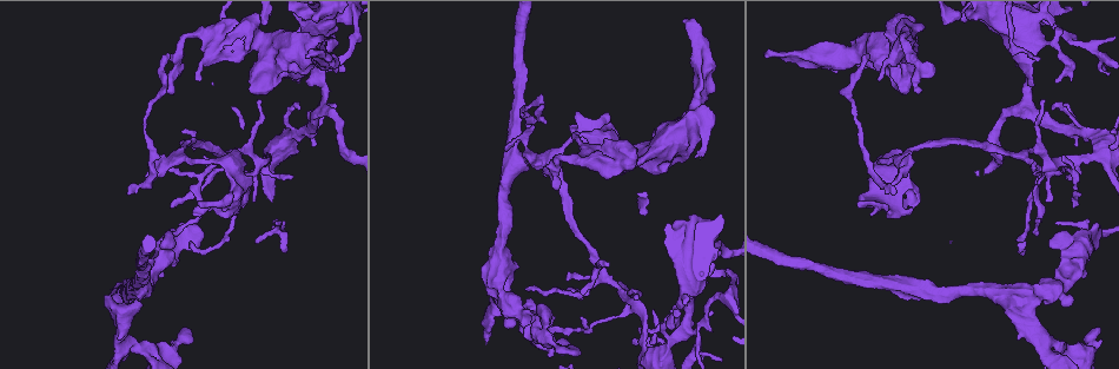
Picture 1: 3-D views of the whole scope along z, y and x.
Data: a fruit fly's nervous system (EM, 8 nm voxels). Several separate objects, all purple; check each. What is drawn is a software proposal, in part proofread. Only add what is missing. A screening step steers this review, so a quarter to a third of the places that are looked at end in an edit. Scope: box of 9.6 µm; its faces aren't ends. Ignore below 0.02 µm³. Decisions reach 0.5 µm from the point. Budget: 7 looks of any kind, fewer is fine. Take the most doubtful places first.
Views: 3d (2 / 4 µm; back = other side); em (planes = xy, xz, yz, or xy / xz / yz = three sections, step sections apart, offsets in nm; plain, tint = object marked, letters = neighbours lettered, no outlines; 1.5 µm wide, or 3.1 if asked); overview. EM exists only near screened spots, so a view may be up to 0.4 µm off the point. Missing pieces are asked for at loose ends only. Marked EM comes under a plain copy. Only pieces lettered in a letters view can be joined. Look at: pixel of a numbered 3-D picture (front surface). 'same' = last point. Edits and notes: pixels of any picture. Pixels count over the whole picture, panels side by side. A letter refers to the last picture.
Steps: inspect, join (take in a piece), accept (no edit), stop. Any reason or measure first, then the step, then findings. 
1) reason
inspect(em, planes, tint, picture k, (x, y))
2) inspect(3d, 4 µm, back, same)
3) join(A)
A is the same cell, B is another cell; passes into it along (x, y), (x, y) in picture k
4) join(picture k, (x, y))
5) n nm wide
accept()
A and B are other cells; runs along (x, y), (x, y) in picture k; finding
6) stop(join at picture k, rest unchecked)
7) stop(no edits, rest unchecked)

free end
inspect(em, planes, letters, picture 1, (917, 90))

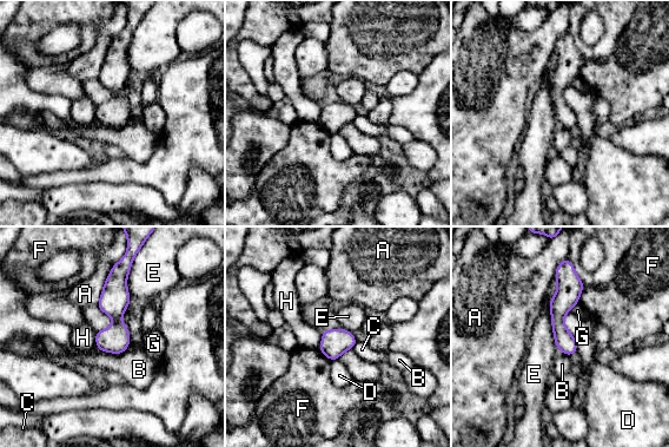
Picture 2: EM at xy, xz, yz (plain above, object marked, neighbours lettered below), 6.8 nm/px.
140 nm wide
accept()
A, B, C, D, E, F, G and H are other cells; runs along (563, 269), (558, 329), (569, 352) in picture 2; none of them fits

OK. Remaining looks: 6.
branch stops here
inspect(em, planes, letters, picture 1, (696, 155))

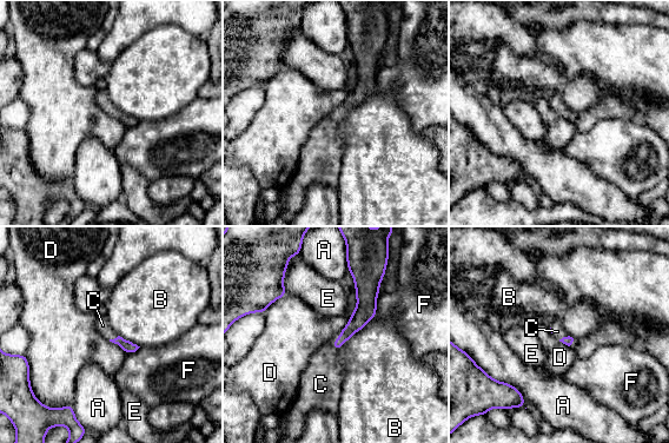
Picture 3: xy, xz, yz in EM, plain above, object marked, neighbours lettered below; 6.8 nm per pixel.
join(C)
C is the same cell, A, B, D, E and F are other cells; passes into it along (359, 317), (333, 342), (323, 375) in picture 3; it goes on there

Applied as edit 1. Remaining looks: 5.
redraw
inspect(overview)

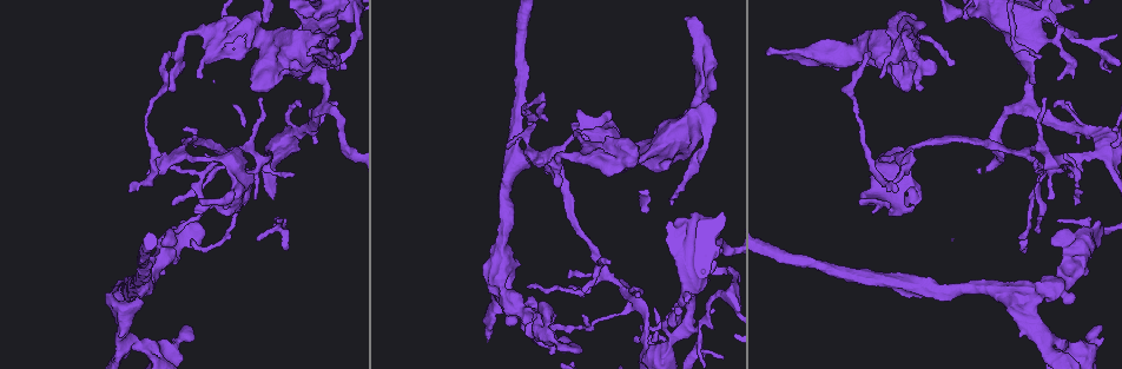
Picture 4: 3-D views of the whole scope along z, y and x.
tapers out
inspect(em, planes, tint, picture 4, (896, 192))

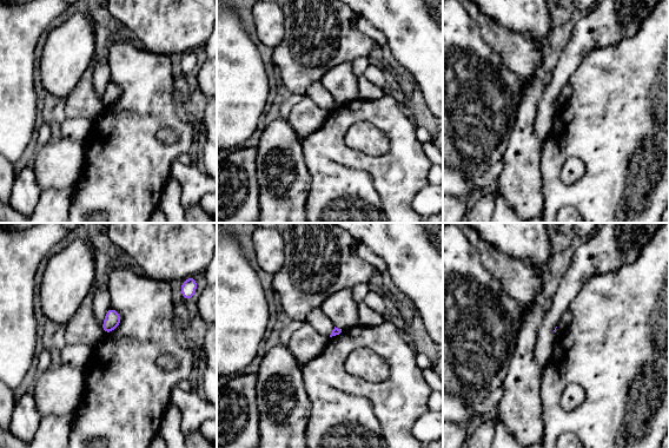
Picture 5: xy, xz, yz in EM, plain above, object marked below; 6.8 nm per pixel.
what lies round it
inspect(em, planes, letters, same)

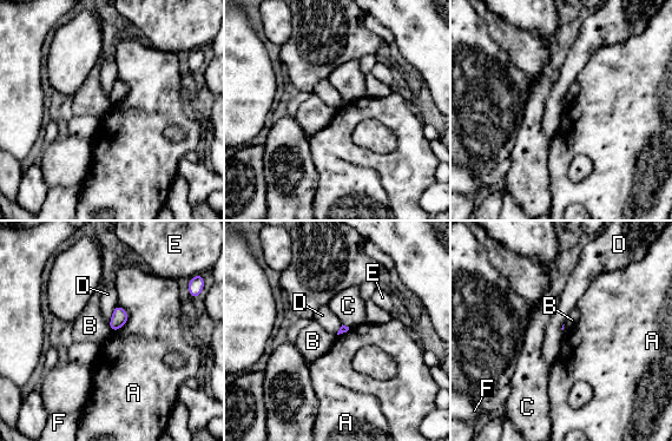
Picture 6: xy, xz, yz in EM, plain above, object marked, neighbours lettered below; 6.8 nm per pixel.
accept()
A, B, C, D, E and F are other cells; no lettered piece goes on from it

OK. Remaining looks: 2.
stop(join at picture 3, rest unchecked)

